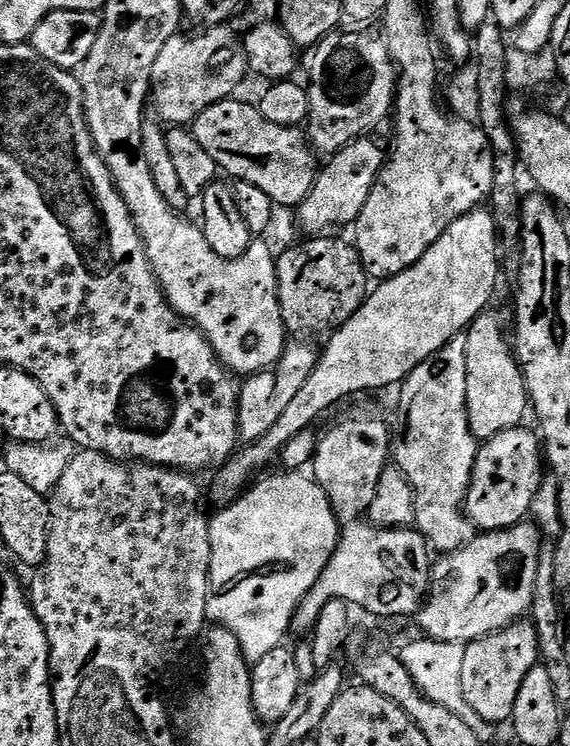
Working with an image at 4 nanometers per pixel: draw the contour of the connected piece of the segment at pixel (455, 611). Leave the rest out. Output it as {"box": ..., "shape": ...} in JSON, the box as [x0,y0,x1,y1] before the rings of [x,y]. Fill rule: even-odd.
{"box":[418,522,541,645],"shape":[[[521,522],[514,528],[501,532],[485,532],[473,535],[458,550],[441,555],[430,568],[430,591],[418,613],[420,628],[425,637],[438,642],[469,645],[491,632],[501,632],[514,623],[523,621],[531,613],[534,598],[537,552],[541,541],[531,523]]]}

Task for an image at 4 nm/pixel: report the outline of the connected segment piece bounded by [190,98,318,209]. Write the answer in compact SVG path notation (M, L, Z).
M229 98L202 110L198 118L192 121L190 131L198 146L210 154L221 173L229 172L233 181L258 186L258 190L262 190L262 194L266 194L273 205L285 204L286 207L295 209L308 197L316 180L318 163L316 164L317 157L300 128L283 128L274 122L266 122L266 118L260 116L259 107L252 105L251 108L250 105L243 104L240 98Z

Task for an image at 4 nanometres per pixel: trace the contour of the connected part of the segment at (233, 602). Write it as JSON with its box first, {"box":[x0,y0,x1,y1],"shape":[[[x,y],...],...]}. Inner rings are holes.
{"box":[206,474,341,662],"shape":[[[284,474],[288,476],[272,476],[269,480],[257,479],[236,500],[228,507],[219,509],[208,522],[208,542],[210,544],[210,566],[208,567],[208,601],[206,602],[206,610],[208,611],[208,620],[213,625],[225,628],[226,631],[232,632],[234,638],[240,644],[240,650],[244,659],[249,662],[255,662],[266,658],[266,654],[270,654],[270,650],[281,647],[285,643],[284,635],[290,632],[292,628],[292,618],[295,616],[298,606],[306,598],[306,594],[314,586],[314,582],[318,582],[318,578],[322,574],[322,570],[330,562],[330,558],[336,549],[336,543],[340,540],[341,523],[336,518],[336,513],[332,510],[332,504],[328,501],[328,496],[320,489],[320,485],[315,479],[304,477],[304,474]]]}

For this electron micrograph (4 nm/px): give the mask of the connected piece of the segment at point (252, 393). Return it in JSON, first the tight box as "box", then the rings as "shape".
{"box":[236,343,318,441],"shape":[[[289,343],[271,371],[249,375],[243,381],[245,384],[238,388],[236,427],[241,441],[261,440],[266,434],[266,430],[270,430],[270,426],[274,426],[274,422],[278,422],[278,414],[282,414],[282,410],[286,410],[286,406],[290,406],[290,402],[294,402],[298,390],[302,390],[302,385],[306,383],[306,378],[310,378],[310,370],[314,370],[318,352],[317,349],[314,350],[308,345],[311,343],[300,343],[304,344]]]}

